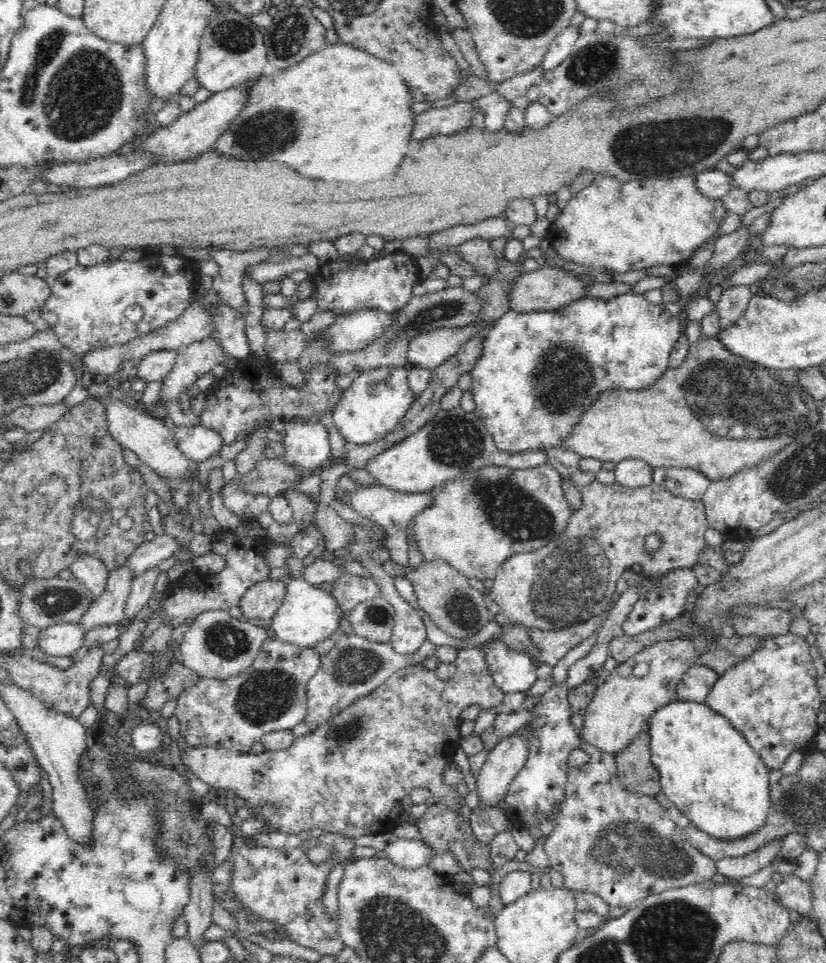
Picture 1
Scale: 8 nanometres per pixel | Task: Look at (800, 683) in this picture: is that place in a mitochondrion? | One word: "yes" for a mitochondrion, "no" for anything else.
no

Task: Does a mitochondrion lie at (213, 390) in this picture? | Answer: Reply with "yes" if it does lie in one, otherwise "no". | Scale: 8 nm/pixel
no

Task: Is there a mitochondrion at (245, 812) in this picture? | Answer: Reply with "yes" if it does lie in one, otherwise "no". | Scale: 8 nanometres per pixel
no

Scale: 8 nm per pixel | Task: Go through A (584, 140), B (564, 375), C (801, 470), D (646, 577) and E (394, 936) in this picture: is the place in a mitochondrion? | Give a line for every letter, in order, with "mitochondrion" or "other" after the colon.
A: other
B: mitochondrion
C: mitochondrion
D: other
E: mitochondrion

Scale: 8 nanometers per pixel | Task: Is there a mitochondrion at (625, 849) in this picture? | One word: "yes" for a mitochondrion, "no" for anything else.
yes

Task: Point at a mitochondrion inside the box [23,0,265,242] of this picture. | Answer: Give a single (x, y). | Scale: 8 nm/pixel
(233, 35)

